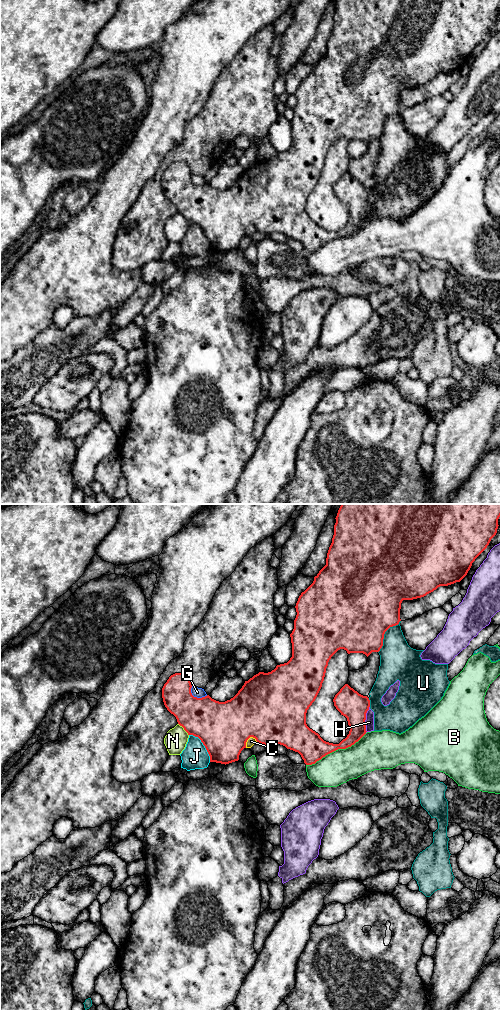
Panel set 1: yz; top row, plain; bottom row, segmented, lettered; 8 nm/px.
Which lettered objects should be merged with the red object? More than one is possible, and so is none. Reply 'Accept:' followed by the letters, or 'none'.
Accept: none

